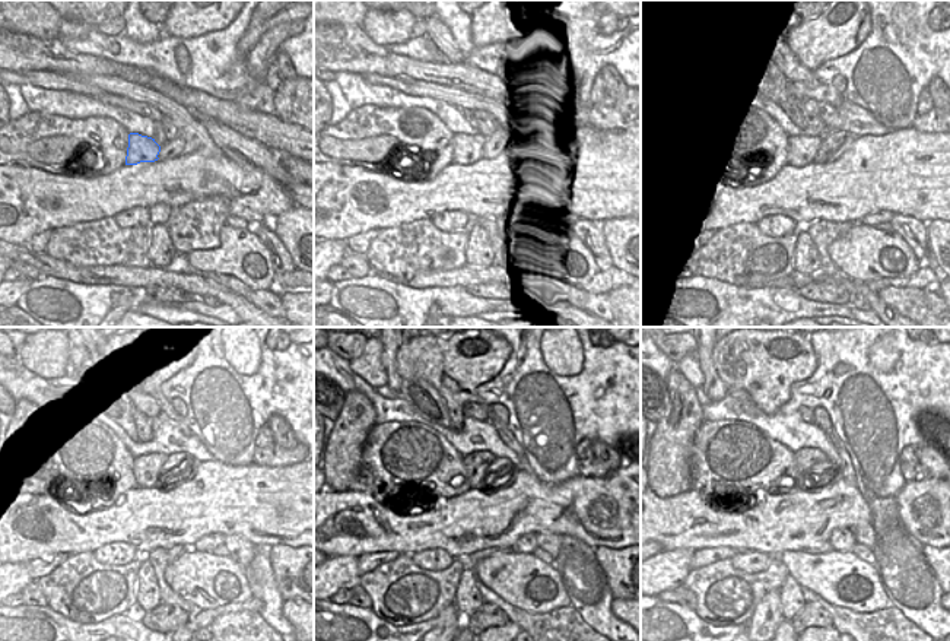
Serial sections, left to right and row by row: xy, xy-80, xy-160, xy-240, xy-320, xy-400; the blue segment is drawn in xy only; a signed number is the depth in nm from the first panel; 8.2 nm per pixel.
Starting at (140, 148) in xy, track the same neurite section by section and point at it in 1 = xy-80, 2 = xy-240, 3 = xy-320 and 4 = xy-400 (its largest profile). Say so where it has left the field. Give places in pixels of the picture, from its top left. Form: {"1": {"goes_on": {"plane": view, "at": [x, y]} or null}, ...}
{"1": {"goes_on": {"plane": "xy-80", "at": [467, 149]}}, "2": {"goes_on": {"plane": "xy-240", "at": [146, 467]}}, "3": {"goes_on": {"plane": "xy-320", "at": [476, 463]}}, "4": {"goes_on": {"plane": "xy-400", "at": [804, 459]}}}

